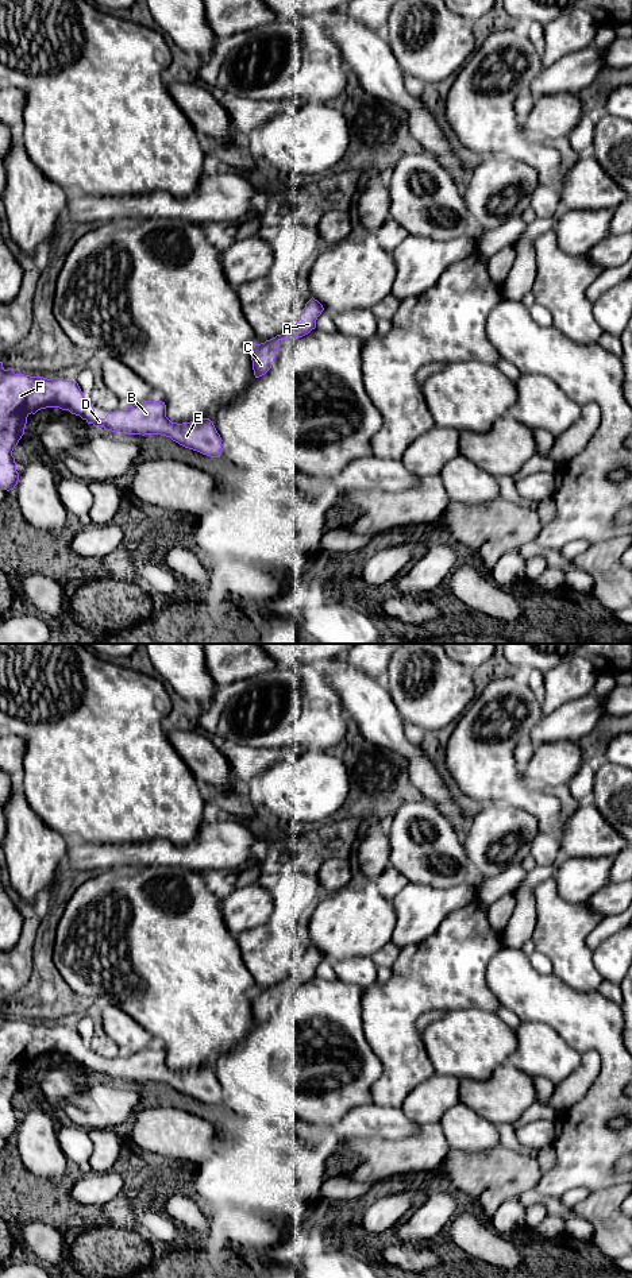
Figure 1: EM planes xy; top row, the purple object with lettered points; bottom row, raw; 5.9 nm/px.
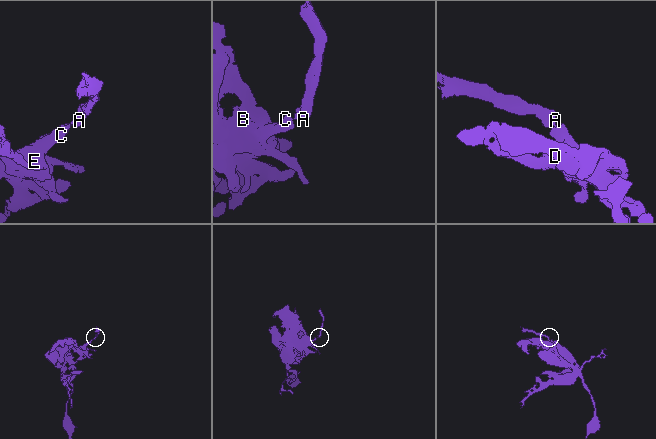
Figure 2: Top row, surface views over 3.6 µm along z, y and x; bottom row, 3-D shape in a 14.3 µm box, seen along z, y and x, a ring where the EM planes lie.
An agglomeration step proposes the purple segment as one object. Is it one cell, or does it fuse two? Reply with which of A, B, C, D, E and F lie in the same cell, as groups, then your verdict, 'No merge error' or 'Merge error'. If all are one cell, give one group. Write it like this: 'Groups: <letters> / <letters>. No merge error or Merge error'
Groups: A B C D E F. No merge error

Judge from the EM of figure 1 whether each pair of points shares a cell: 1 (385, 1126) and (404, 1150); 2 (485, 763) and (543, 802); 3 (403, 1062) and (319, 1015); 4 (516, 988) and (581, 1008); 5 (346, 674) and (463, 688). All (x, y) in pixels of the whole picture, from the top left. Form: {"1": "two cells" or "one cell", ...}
{"1": "two cells", "2": "one cell", "3": "two cells", "4": "one cell", "5": "two cells"}

